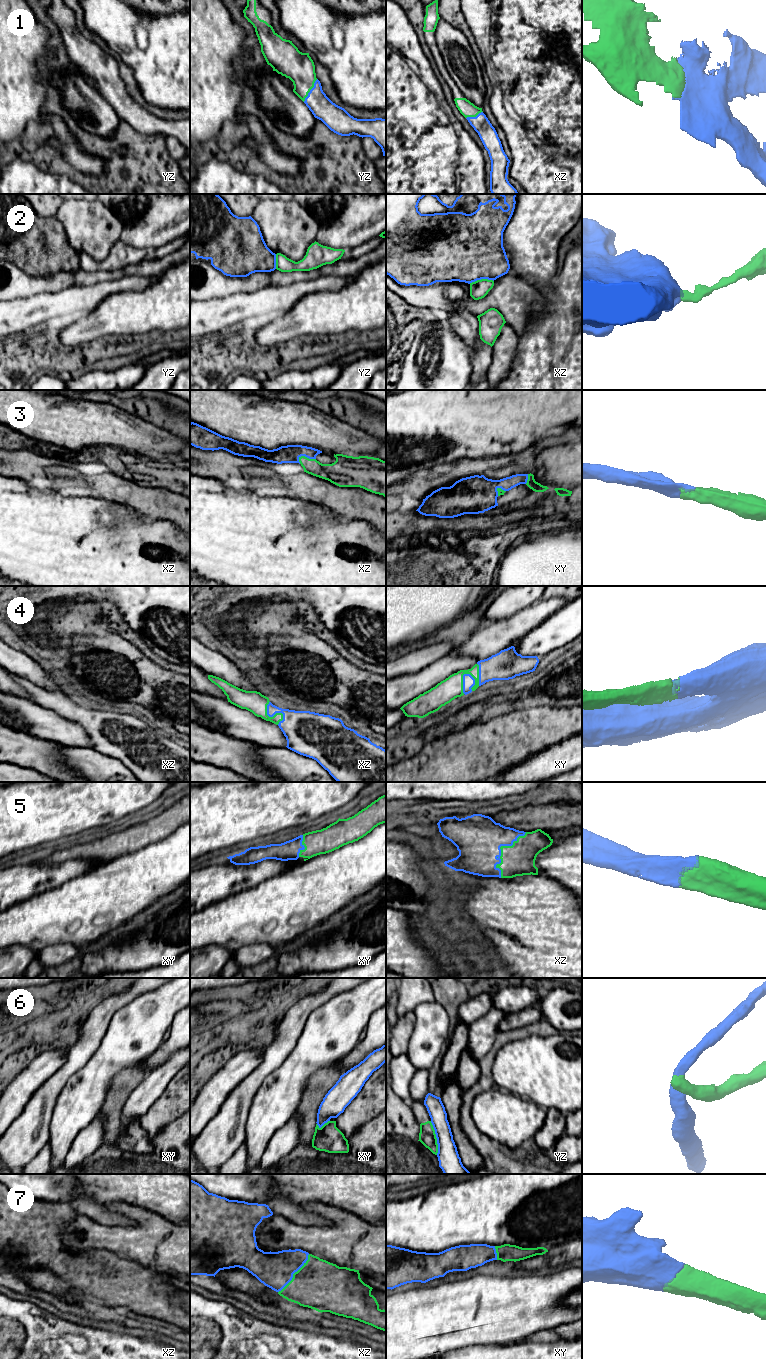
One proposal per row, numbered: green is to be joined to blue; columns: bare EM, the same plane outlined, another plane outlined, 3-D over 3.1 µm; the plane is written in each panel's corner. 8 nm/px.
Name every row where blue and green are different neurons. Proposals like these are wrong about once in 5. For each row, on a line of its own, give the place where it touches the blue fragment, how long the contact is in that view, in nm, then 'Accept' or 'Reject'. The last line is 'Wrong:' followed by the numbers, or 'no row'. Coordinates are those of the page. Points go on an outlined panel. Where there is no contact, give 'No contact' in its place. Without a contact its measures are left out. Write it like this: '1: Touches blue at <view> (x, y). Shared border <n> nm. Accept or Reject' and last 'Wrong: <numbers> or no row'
1: Touches blue at yz (310, 90). Shared border 220 nm. Accept
2: Touches blue at xz (481, 278). Shared border 200 nm. Reject
3: Touches blue at xz (307, 457). Shared border 150 nm. Accept
4: Touches blue at xy (463, 681). Shared border 180 nm. Accept
5: Touches blue at xz (500, 849). Shared border 420 nm. Accept
6: Touches blue at yz (436, 1137). Shared border 280 nm. Reject
7: Touches blue at xz (294, 1272). Shared border 400 nm. Accept
Wrong: 2, 6

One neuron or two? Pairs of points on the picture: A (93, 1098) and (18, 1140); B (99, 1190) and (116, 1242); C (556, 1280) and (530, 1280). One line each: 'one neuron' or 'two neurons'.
A: two neurons
B: two neurons
C: one neuron

